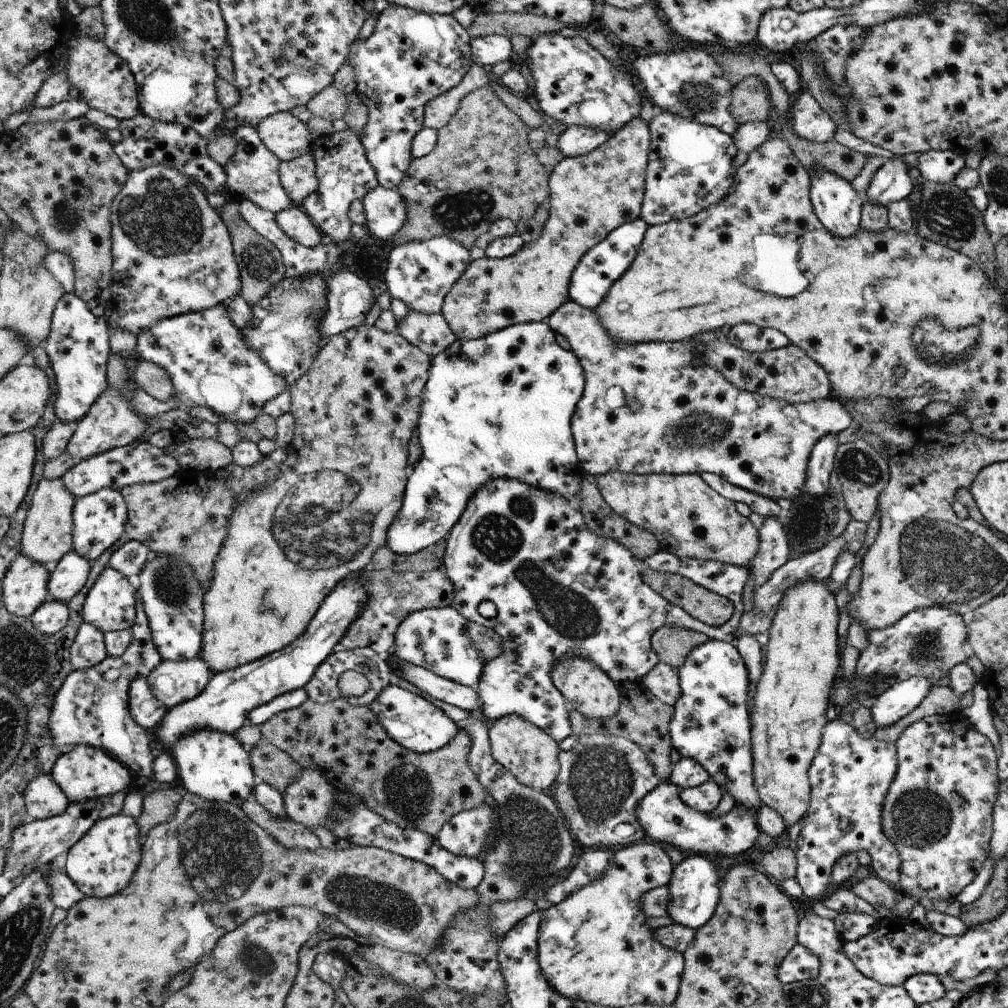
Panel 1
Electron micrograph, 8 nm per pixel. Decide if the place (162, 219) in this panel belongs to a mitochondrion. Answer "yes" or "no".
yes

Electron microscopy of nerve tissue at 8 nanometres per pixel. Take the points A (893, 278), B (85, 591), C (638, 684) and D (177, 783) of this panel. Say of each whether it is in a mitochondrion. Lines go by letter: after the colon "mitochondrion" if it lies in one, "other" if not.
A: other
B: other
C: other
D: other

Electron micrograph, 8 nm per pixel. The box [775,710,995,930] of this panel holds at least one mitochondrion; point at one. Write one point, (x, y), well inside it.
(919, 817)

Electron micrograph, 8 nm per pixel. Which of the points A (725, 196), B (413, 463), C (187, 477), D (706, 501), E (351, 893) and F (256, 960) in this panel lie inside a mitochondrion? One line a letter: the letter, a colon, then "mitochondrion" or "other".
A: other
B: other
C: other
D: other
E: mitochondrion
F: mitochondrion

